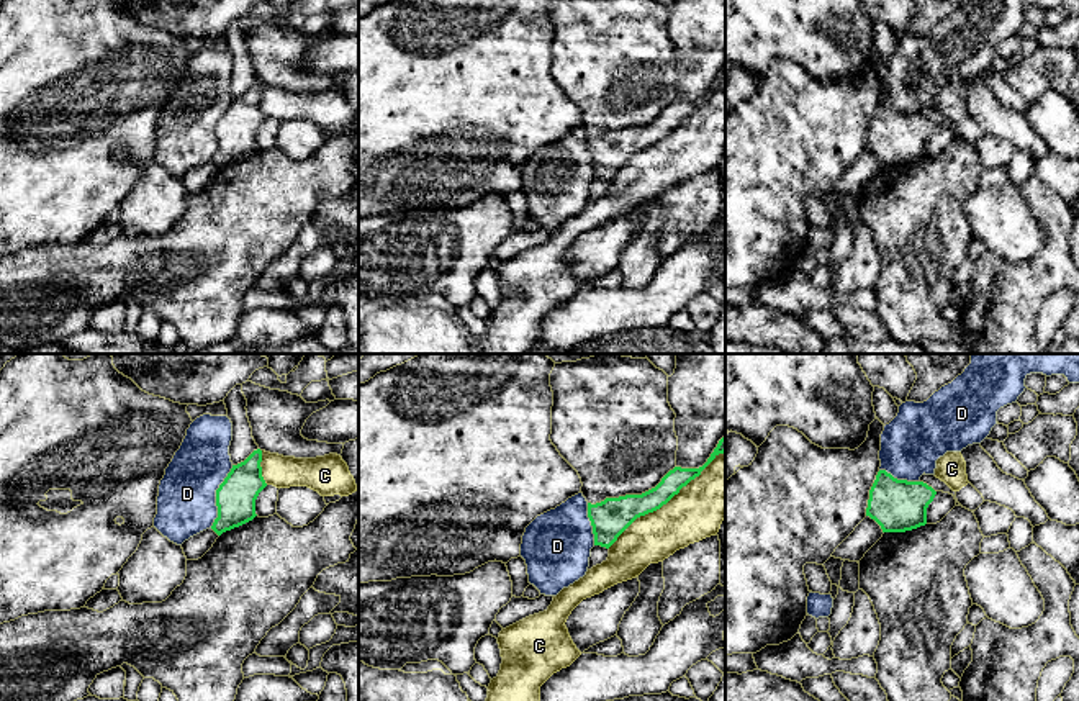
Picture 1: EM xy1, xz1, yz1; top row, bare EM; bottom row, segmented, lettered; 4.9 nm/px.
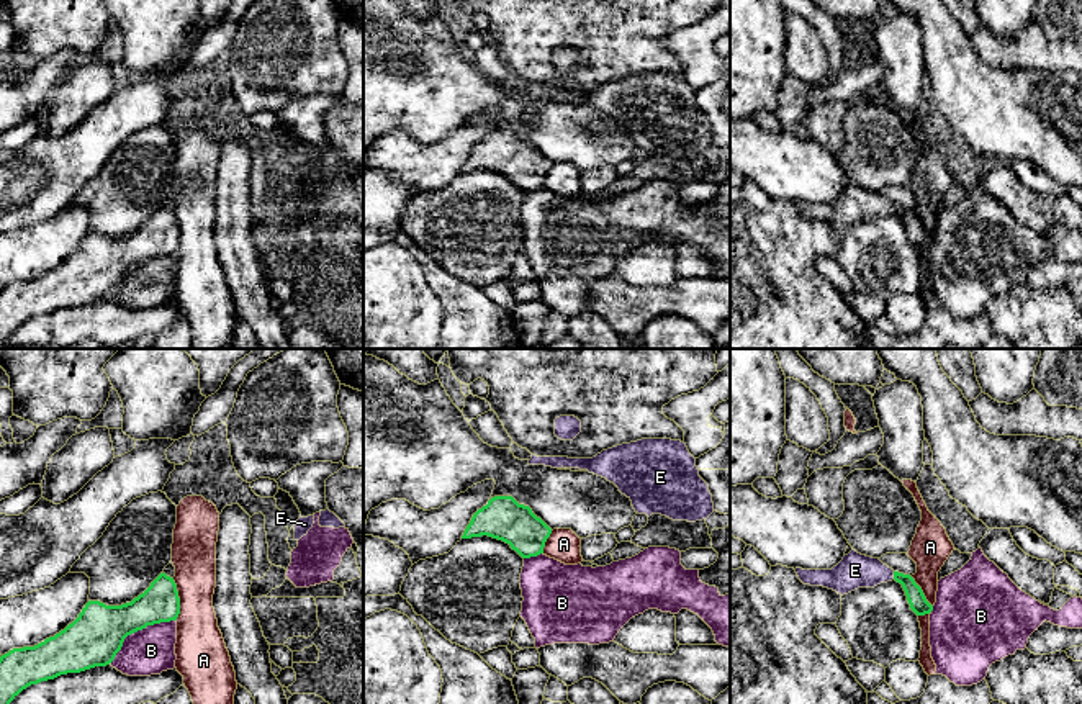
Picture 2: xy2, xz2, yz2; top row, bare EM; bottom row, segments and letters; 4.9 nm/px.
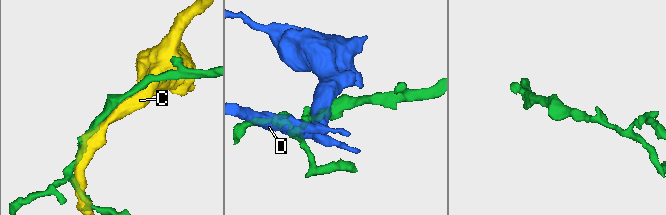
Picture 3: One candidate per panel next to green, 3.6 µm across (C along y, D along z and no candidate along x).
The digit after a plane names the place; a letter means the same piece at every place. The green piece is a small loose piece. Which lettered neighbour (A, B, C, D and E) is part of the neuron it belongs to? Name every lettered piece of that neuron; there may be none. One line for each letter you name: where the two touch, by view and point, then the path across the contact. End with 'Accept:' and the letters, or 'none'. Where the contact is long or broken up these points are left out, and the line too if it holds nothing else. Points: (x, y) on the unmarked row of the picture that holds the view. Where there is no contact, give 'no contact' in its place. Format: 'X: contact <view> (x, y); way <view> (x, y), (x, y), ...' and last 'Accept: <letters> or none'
E: contact yz2 (894, 208); way yz2 (919, 238), (914, 225), (894, 208), (855, 203)
Accept: E

